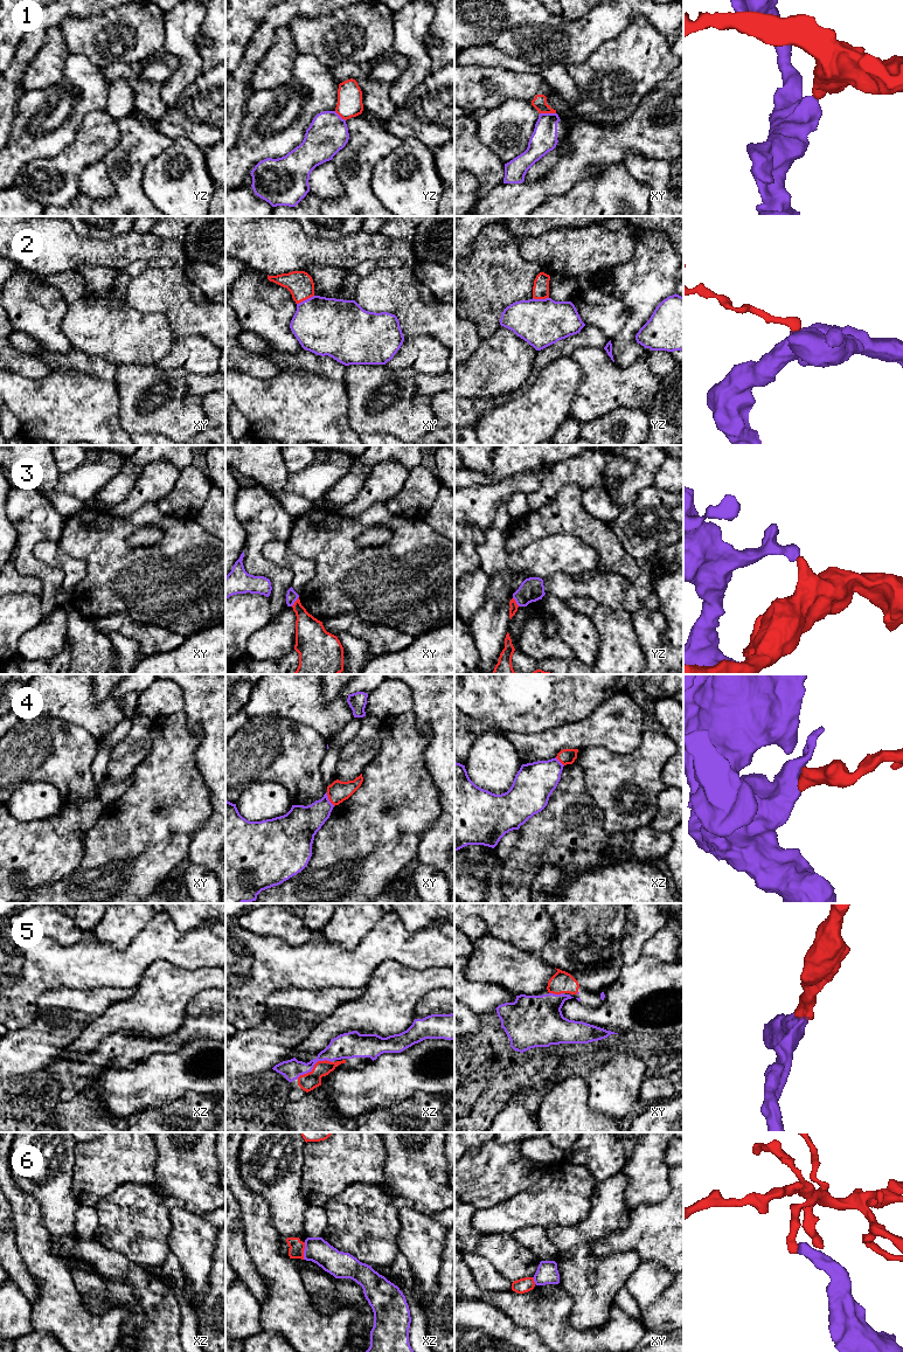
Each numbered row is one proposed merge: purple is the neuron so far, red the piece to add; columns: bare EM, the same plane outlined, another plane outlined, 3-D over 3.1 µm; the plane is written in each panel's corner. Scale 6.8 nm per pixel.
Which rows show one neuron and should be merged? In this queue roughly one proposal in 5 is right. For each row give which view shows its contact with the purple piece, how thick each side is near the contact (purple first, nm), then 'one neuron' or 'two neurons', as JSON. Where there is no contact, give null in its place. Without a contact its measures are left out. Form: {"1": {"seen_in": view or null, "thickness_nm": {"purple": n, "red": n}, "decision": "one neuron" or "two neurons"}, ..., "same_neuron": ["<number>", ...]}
{"1": {"seen_in": "xy", "thickness_nm": {"purple": 180, "red": 100}, "decision": "two neurons"}, "2": {"seen_in": "xy", "thickness_nm": {"purple": 400, "red": 180}, "decision": "two neurons"}, "3": {"seen_in": "xy", "thickness_nm": {"purple": 80, "red": 200}, "decision": "two neurons"}, "4": {"seen_in": "xy", "thickness_nm": {"purple": 240, "red": 150}, "decision": "two neurons"}, "5": {"seen_in": "xz", "thickness_nm": {"purple": 170, "red": 120}, "decision": "one neuron"}, "6": {"seen_in": "xz", "thickness_nm": {"purple": 180, "red": 110}, "decision": "two neurons"}, "same_neuron": ["5"]}

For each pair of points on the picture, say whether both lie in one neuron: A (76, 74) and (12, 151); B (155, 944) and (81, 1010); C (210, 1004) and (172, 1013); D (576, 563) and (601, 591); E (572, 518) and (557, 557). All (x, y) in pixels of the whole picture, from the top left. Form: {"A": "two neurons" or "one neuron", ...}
{"A": "one neuron", "B": "two neurons", "C": "two neurons", "D": "two neurons", "E": "two neurons"}

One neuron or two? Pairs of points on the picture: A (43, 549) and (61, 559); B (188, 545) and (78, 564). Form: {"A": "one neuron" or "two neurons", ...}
{"A": "one neuron", "B": "two neurons"}

